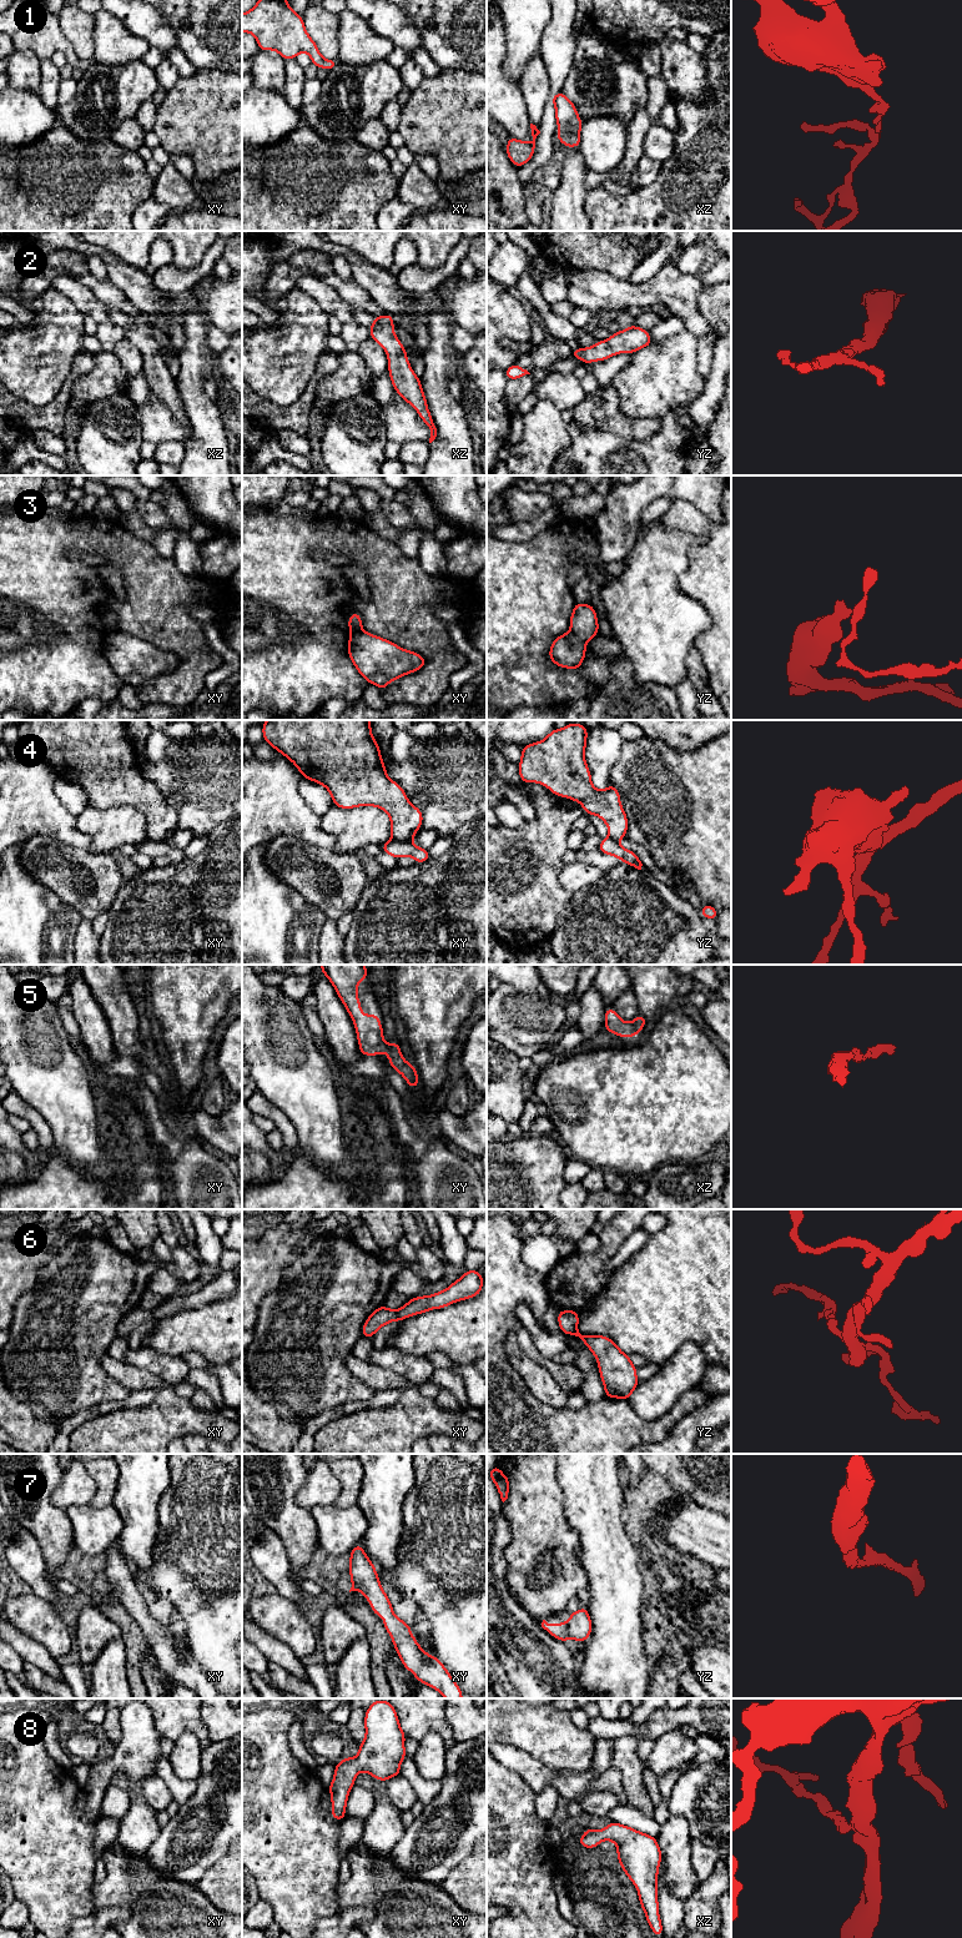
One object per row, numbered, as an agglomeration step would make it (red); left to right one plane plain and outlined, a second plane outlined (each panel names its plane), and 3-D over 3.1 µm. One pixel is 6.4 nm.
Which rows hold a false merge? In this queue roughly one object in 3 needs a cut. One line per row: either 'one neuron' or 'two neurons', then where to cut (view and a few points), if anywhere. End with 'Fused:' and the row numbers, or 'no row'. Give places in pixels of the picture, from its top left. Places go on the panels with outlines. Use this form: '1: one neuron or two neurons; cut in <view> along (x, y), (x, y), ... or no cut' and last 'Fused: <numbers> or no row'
1: one neuron; no cut
2: one neuron; no cut
3: two neurons; cut in yz along (570, 630), (584, 645)
4: two neurons; cut in xy along (392, 837), (411, 840)
5: one neuron; no cut
6: one neuron; no cut
7: one neuron; no cut
8: one neuron; no cut
Fused: 3, 4

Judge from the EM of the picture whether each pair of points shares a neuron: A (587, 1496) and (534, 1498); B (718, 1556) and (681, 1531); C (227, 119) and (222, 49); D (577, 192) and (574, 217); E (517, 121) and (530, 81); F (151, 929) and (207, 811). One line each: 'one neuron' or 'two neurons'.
A: two neurons
B: one neuron
C: two neurons
D: one neuron
E: two neurons
F: two neurons

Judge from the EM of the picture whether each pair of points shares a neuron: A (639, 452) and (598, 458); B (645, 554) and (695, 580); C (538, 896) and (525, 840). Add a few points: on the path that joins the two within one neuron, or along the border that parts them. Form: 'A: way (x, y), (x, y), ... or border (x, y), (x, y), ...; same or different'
A: way (629, 458), (608, 458); same
B: border (696, 547), (679, 577), (693, 599); different
C: way (537, 882), (537, 866), (533, 862), (533, 854); same

